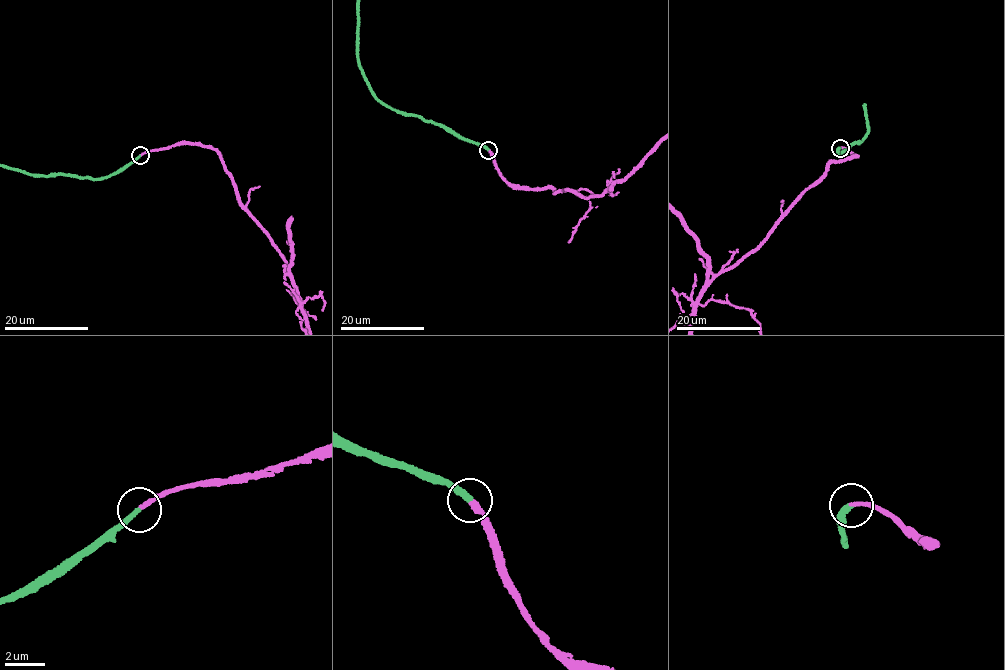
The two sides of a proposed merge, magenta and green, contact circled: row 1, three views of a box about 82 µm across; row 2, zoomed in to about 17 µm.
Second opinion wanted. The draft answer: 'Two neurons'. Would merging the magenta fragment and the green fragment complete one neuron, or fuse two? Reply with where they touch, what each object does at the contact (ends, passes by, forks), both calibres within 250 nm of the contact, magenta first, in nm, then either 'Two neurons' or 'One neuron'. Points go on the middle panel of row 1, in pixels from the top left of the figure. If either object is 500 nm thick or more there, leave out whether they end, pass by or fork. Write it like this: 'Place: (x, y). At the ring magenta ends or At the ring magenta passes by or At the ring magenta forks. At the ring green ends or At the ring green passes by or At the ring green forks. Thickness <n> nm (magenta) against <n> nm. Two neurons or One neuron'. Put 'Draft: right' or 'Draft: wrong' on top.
Draft: wrong
Place: (488, 150). At the ring magenta ends. At the ring green ends. Thickness 240 nm (magenta) against 280 nm. One neuron

